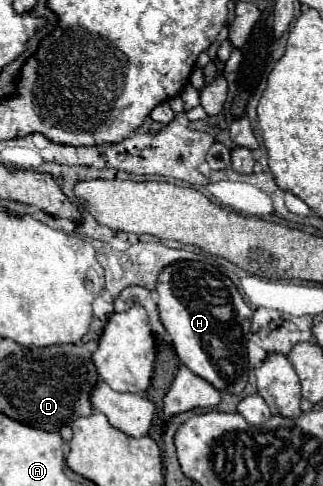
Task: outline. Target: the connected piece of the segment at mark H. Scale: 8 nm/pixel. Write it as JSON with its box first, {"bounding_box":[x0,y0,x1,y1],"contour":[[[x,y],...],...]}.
{"bounding_box":[156,261,252,395],"contour":[[[176,261],[160,271],[156,291],[160,321],[172,337],[178,359],[218,391],[240,395],[248,381],[246,335],[250,331],[252,309],[236,285],[210,263]]]}

